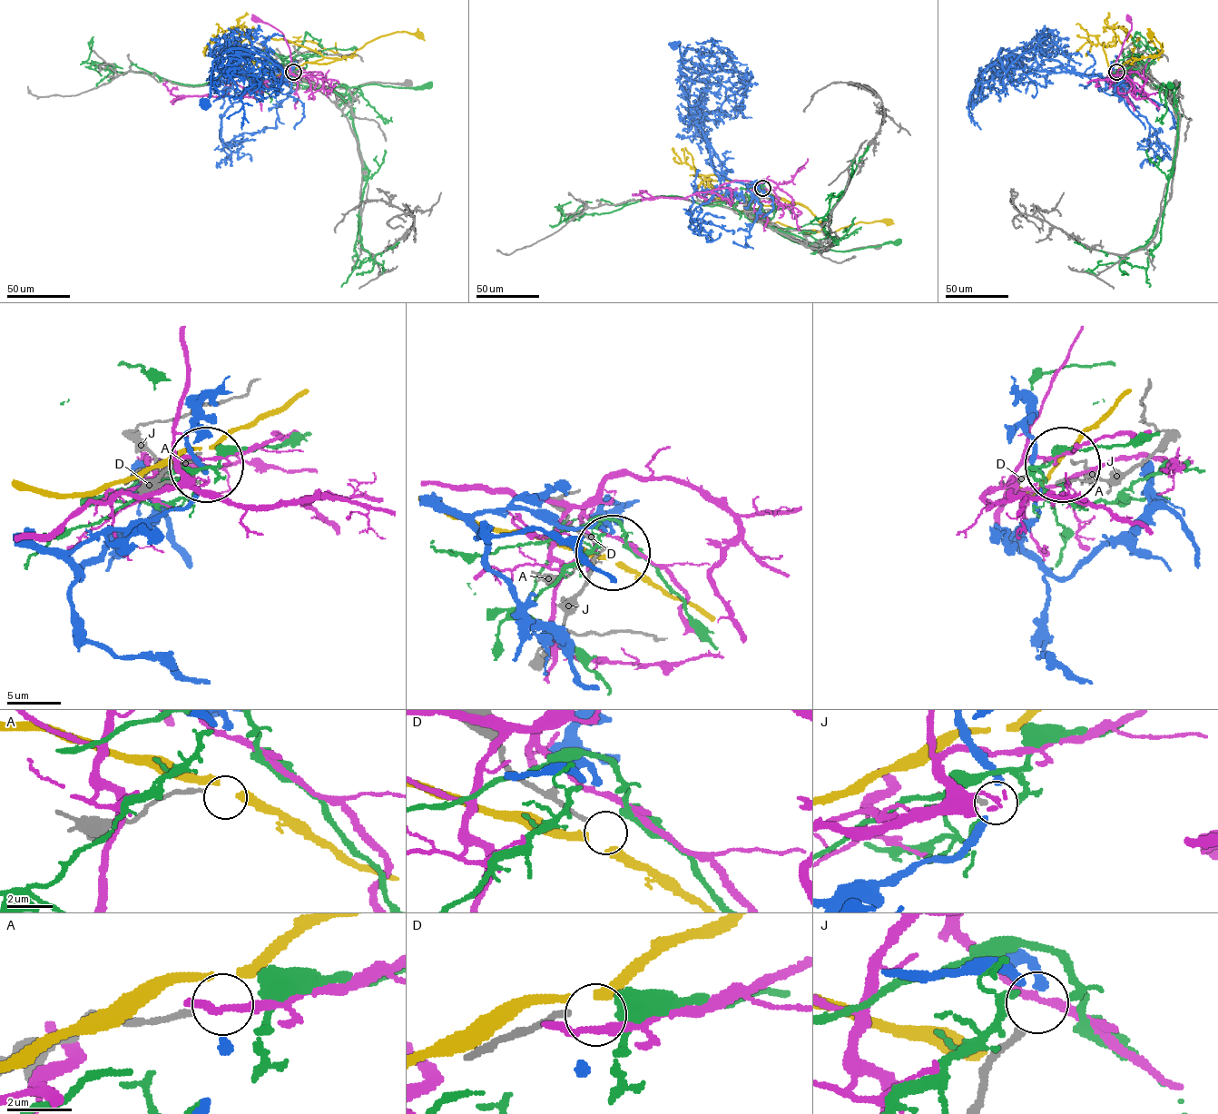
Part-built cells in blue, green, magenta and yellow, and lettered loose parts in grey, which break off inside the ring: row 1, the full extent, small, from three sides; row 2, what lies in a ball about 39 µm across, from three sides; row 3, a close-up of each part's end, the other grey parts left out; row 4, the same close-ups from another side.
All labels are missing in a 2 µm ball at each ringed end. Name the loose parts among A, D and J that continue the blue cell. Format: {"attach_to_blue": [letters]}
{"attach_to_blue": []}

